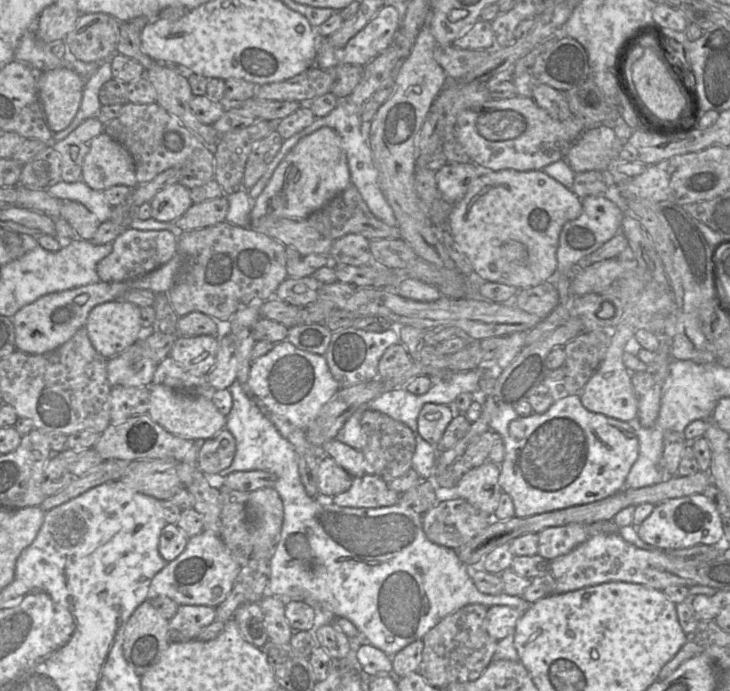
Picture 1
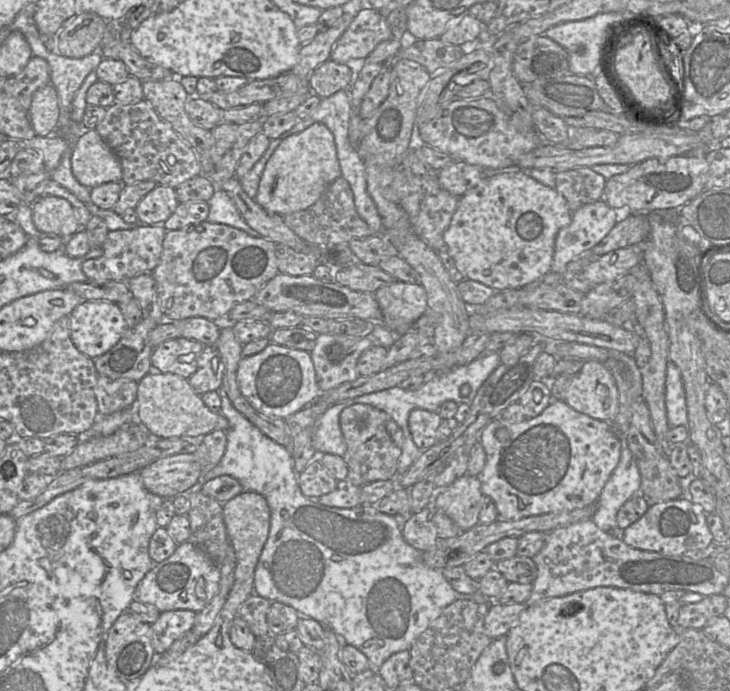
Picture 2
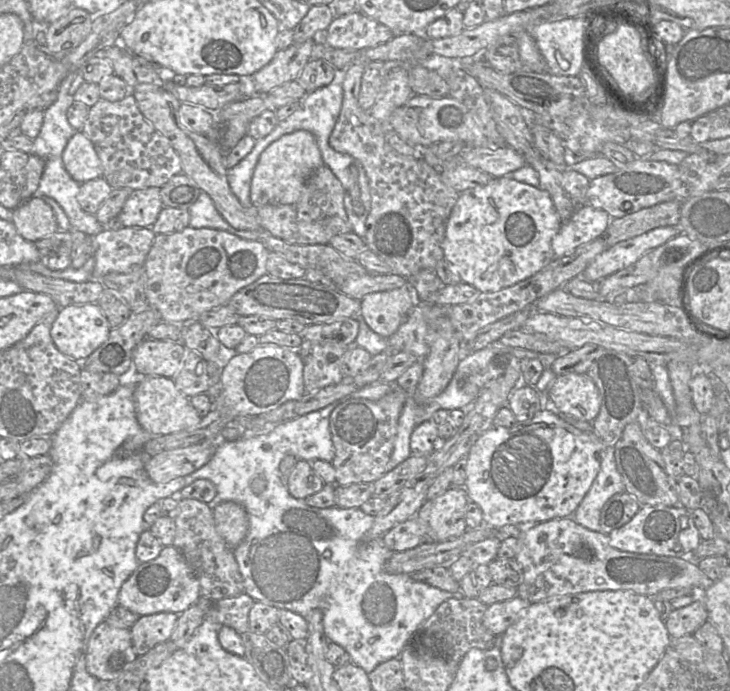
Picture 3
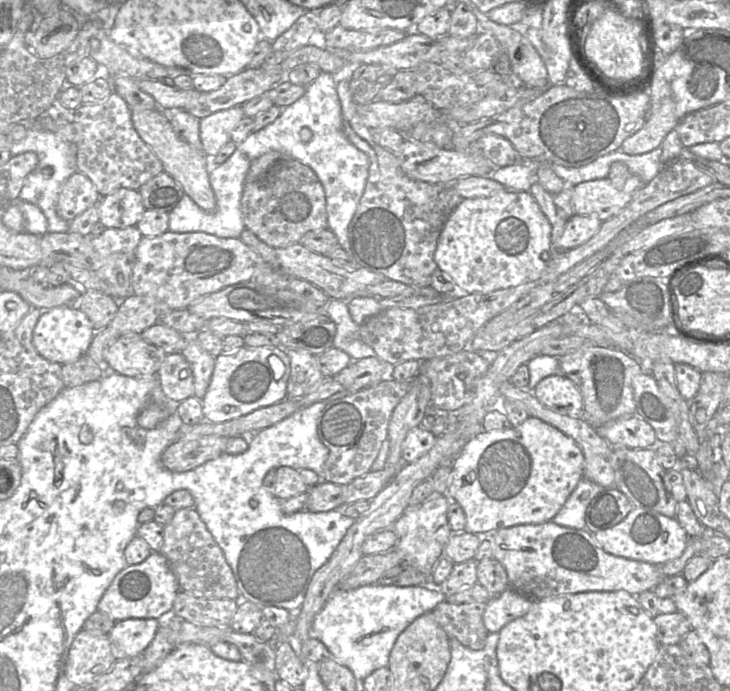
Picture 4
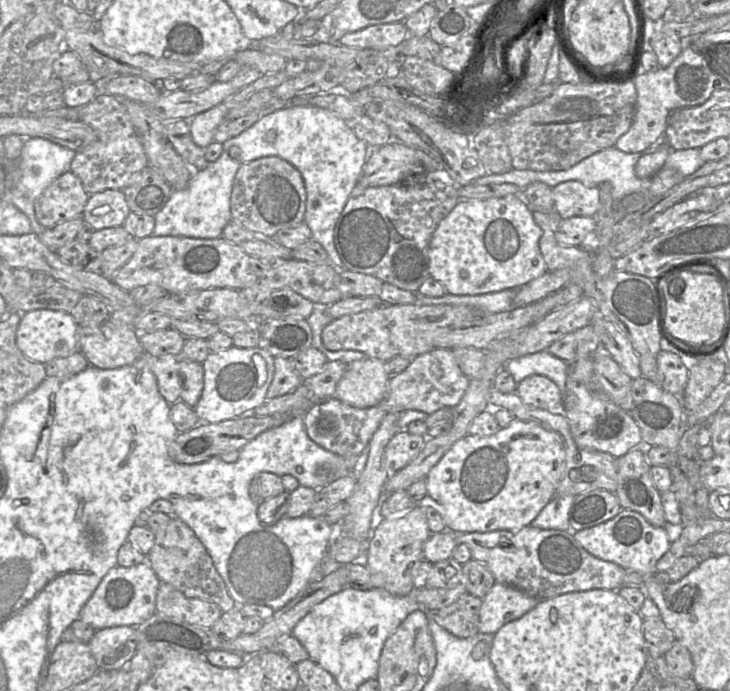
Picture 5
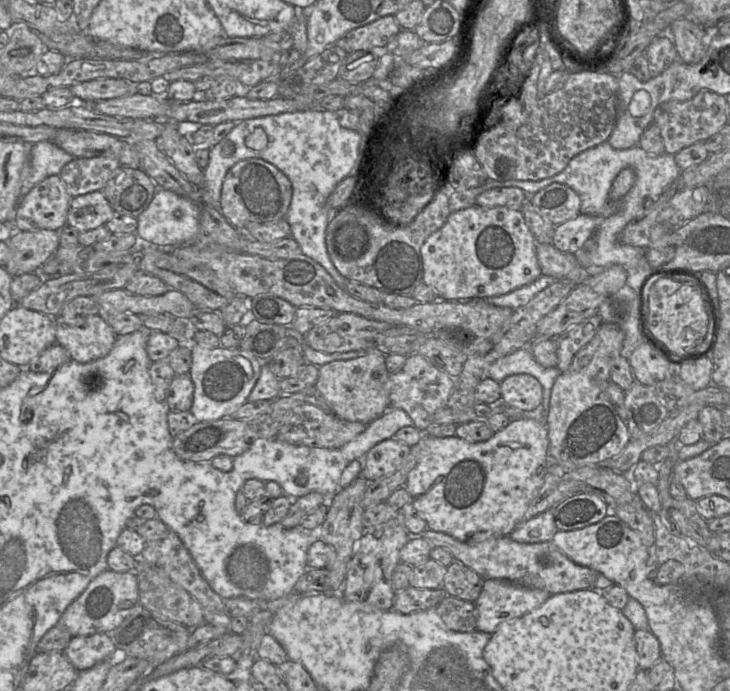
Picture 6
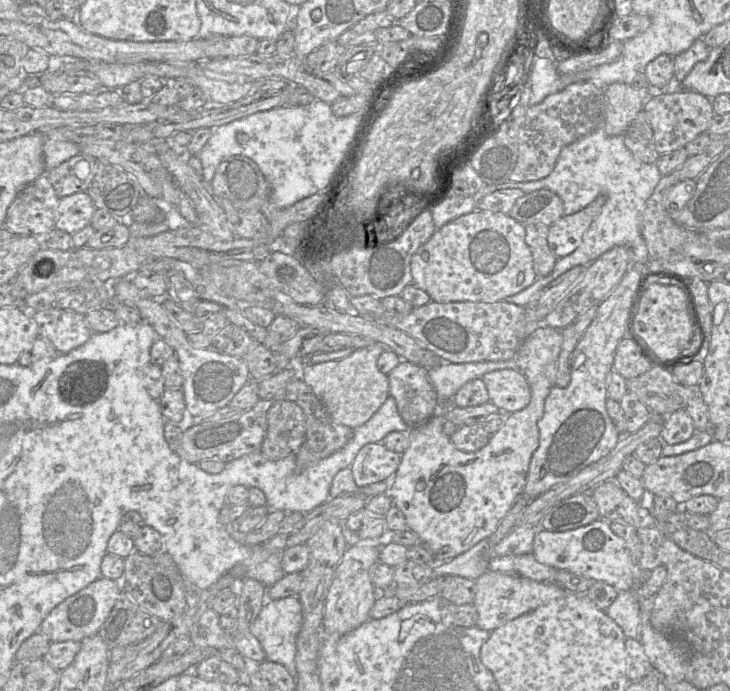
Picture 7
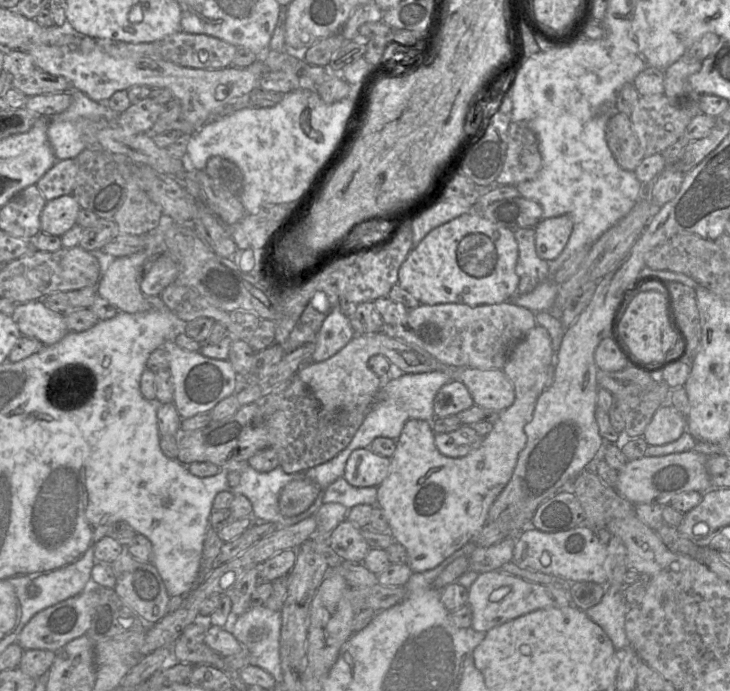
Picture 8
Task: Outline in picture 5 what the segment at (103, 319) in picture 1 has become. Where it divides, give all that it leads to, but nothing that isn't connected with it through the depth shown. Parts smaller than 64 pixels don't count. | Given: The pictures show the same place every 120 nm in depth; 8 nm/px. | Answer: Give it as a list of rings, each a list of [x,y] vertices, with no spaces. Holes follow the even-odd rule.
[[[38,309],[22,313],[16,343],[25,357],[45,364],[55,358],[67,357],[79,351],[77,331],[78,324],[69,312]]]

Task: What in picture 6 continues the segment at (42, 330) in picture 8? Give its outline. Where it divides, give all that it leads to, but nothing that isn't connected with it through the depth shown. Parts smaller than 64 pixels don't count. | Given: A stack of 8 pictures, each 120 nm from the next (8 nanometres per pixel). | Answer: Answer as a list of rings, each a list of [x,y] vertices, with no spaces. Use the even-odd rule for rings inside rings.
[[[105,316],[55,317],[56,343],[63,346],[71,360],[87,363],[105,357],[112,350],[117,335]]]

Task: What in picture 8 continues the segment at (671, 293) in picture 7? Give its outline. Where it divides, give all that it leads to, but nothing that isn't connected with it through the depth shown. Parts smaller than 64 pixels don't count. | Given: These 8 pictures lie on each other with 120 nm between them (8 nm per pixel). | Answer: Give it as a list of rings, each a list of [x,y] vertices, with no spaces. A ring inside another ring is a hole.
[[[645,284],[630,301],[619,318],[615,334],[626,353],[635,361],[649,364],[662,360],[675,346],[675,334],[666,315],[667,290],[662,285]]]

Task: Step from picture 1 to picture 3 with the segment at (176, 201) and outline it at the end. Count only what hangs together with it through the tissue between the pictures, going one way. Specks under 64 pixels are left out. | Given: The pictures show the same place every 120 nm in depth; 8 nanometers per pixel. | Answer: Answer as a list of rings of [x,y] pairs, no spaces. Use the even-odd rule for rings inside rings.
[[[160,188],[134,190],[118,218],[123,227],[152,227],[163,209]]]

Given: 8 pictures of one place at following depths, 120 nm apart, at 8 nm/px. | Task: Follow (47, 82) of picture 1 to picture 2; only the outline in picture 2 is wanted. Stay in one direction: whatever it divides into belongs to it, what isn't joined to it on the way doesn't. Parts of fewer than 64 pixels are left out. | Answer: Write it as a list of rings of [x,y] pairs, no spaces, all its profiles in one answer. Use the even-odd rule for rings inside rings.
[[[51,83],[34,93],[28,113],[37,136],[53,136],[57,129],[59,105],[57,91]]]

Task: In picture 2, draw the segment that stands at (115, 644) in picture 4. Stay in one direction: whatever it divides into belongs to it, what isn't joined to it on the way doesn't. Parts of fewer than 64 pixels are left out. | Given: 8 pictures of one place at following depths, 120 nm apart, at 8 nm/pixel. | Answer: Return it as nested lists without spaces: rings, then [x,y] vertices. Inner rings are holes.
[[[186,609],[168,610],[161,612],[159,618],[151,624],[151,643],[157,655],[165,653],[171,644],[182,634],[192,629],[196,612]]]

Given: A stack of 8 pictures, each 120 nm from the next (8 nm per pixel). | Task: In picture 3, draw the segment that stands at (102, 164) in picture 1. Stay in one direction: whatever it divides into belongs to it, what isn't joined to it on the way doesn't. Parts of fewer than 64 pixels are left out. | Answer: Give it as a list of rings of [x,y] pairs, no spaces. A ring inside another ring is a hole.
[[[77,131],[64,149],[62,160],[68,174],[78,183],[103,177],[101,160],[93,143]]]

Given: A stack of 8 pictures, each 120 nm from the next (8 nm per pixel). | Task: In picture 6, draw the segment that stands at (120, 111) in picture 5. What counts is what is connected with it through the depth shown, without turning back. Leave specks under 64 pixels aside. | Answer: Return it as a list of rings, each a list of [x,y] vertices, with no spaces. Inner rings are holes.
[[[80,157],[67,163],[59,176],[64,181],[67,192],[75,197],[102,191],[121,166],[118,159],[114,157]]]

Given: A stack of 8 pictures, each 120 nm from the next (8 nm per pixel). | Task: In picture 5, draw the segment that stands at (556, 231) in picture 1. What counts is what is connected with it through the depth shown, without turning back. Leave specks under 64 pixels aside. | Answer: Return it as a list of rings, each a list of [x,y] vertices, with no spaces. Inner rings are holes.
[[[511,194],[504,197],[488,198],[488,199],[469,199],[459,200],[450,213],[440,221],[435,231],[433,232],[429,247],[429,276],[439,281],[445,288],[447,294],[452,295],[482,295],[494,292],[500,292],[506,289],[519,289],[529,282],[539,278],[546,273],[547,266],[539,248],[539,240],[542,236],[542,229],[534,220],[533,212],[519,194]]]

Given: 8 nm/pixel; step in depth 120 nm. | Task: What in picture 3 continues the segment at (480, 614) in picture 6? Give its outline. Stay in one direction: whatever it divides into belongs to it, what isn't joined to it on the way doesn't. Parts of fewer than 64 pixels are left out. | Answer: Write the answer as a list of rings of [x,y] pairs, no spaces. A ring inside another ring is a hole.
[[[519,595],[514,598],[487,606],[484,614],[484,626],[495,636],[503,635],[532,603]]]

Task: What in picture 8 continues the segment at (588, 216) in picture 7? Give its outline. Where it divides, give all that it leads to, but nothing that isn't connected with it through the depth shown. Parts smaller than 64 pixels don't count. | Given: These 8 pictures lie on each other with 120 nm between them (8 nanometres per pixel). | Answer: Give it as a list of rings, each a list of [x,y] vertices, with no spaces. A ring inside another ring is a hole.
[[[569,215],[543,218],[534,230],[536,254],[543,260],[553,261],[567,245],[573,221]]]

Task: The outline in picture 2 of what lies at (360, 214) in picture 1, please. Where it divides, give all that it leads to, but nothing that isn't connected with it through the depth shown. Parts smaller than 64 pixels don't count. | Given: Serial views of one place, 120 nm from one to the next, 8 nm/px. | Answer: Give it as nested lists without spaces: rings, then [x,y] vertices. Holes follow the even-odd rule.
[[[338,177],[310,207],[283,216],[285,224],[310,246],[326,246],[348,243],[352,239],[375,235],[368,224],[359,216],[349,183]]]

